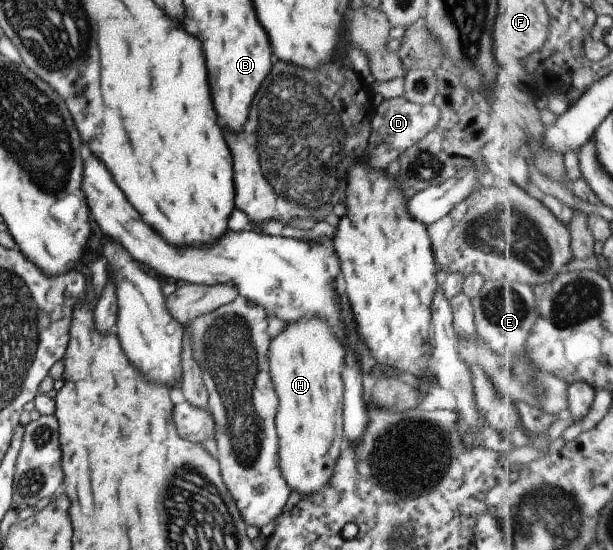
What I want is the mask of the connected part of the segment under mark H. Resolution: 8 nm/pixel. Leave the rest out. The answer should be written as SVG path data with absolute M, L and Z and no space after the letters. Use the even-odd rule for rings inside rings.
M312 314L299 321L286 323L284 330L271 339L267 354L270 378L279 398L279 409L275 416L279 438L279 468L288 486L299 492L296 494L303 494L303 498L314 497L327 485L334 472L336 459L346 444L343 429L344 381L341 373L347 352L328 324L329 322L312 317Z

